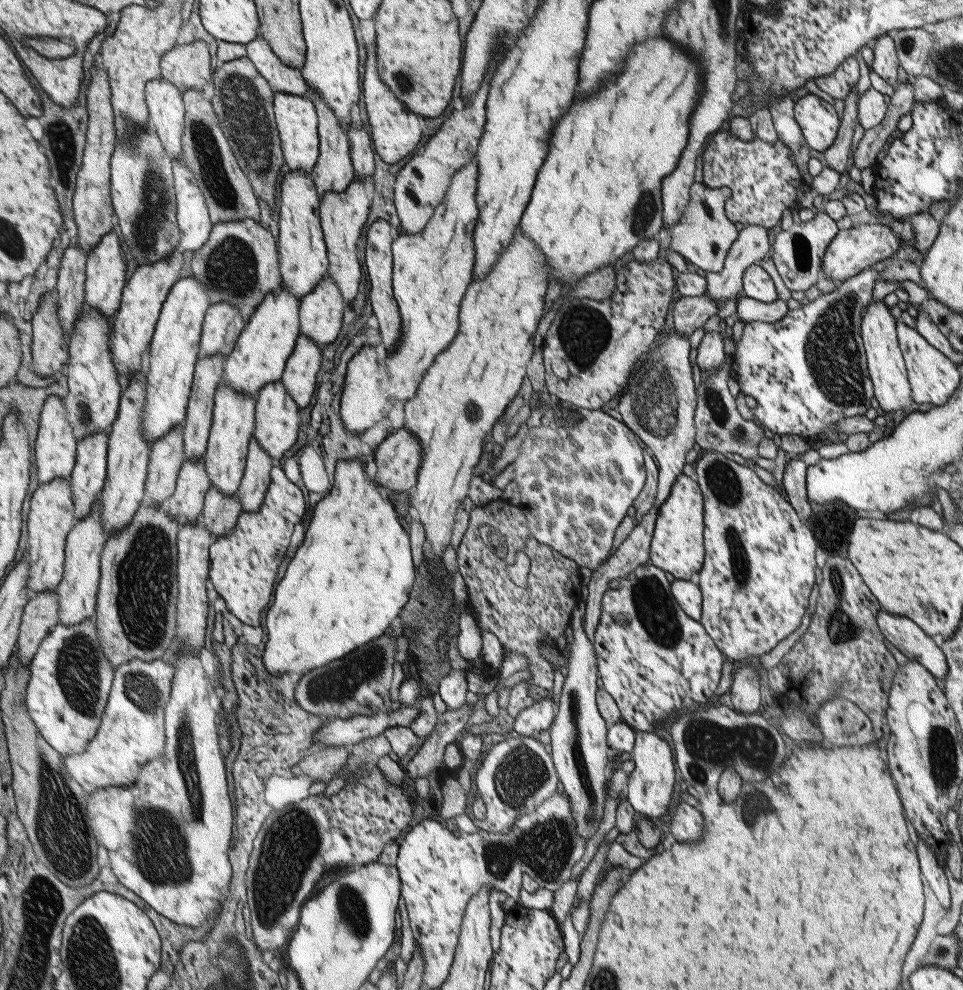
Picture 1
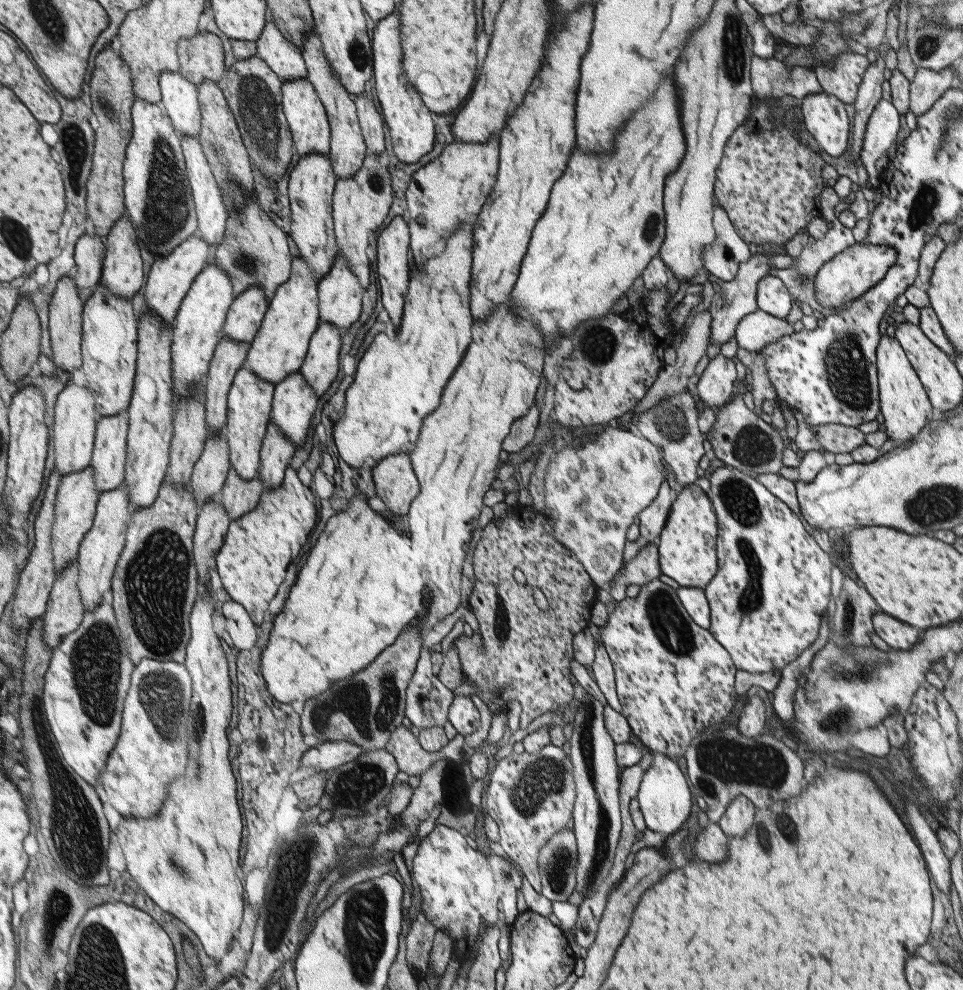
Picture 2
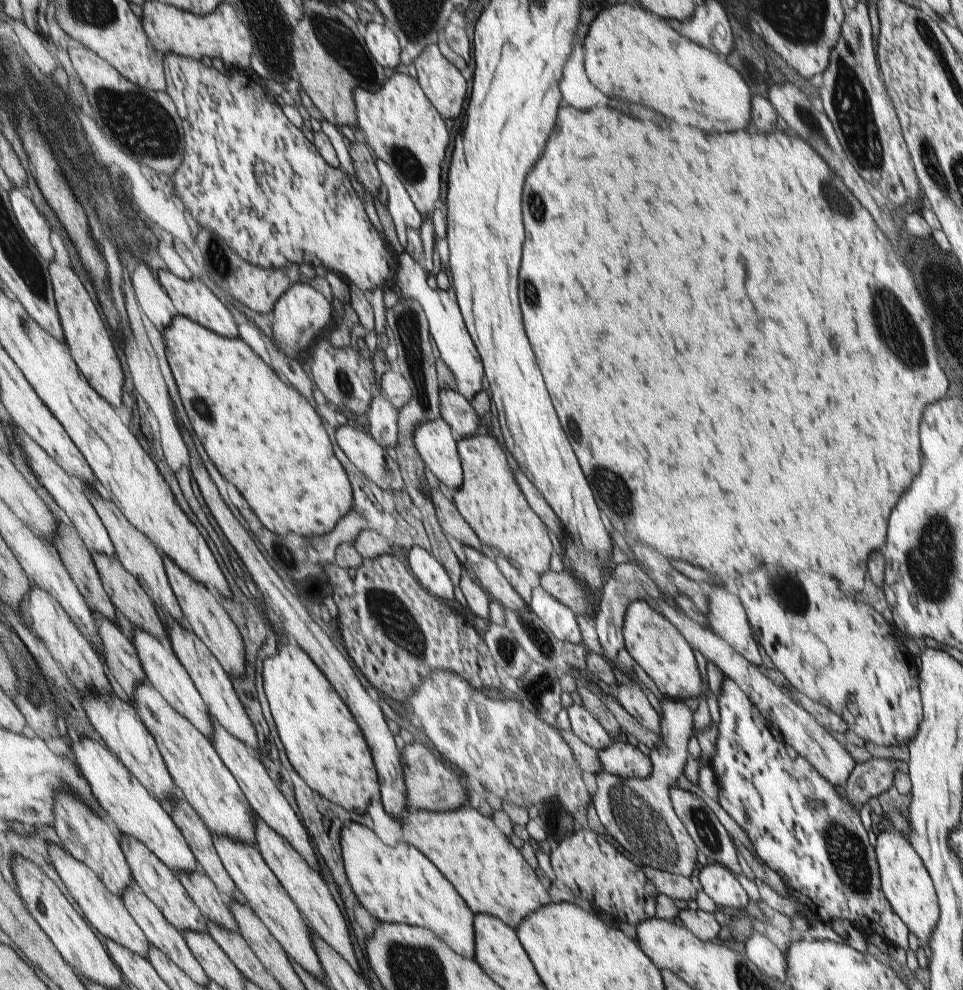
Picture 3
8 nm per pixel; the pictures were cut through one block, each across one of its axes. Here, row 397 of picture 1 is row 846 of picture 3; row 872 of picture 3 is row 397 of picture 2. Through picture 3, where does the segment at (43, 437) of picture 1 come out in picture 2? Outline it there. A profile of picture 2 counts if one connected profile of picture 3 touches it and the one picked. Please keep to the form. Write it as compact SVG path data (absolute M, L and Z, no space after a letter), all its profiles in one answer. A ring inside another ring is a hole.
M72 381L59 394L55 407L55 422L53 425L54 470L62 475L84 471L92 466L96 450L96 434L98 423L103 416L97 410L94 391L87 386L77 386Z

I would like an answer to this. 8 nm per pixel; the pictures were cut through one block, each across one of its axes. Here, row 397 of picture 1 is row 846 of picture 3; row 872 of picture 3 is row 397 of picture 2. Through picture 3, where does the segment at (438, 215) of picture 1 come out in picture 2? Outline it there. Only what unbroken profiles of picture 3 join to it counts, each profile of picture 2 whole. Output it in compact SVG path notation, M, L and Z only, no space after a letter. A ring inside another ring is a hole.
M462 222L456 231L445 241L445 250L439 255L426 260L424 264L414 266L411 263L407 293L404 296L404 310L395 338L385 333L376 334L372 343L357 360L353 382L345 391L345 414L334 426L334 443L338 447L345 464L361 468L366 463L373 467L375 463L390 454L414 450L417 437L425 416L439 406L441 393L449 377L462 361L463 352L471 342L472 316L469 316L469 290L472 278L471 224Z

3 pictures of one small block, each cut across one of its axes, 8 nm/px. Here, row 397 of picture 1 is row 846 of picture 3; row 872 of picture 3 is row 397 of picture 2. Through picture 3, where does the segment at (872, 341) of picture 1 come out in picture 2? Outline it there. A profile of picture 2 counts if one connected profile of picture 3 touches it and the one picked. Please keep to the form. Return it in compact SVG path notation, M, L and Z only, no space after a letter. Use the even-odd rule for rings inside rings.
M891 332L881 336L879 346L876 348L875 366L877 380L880 381L881 418L883 418L881 427L887 439L907 443L920 434L931 416L931 401L928 399L927 390Z

